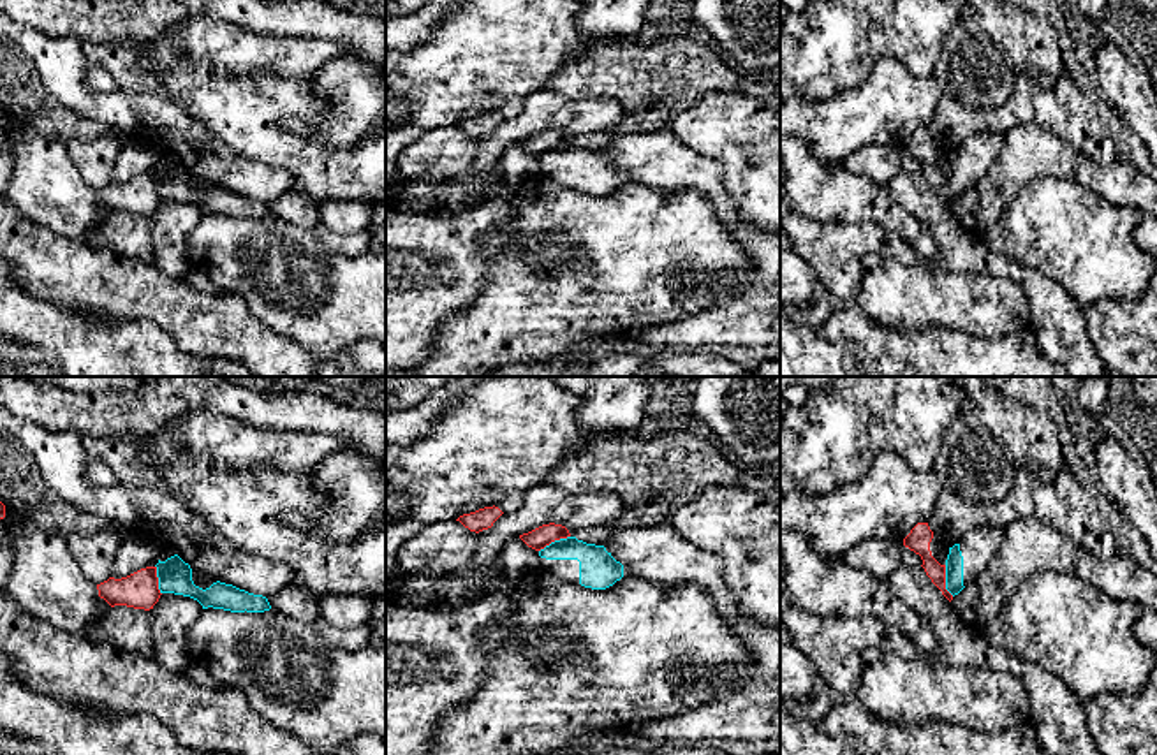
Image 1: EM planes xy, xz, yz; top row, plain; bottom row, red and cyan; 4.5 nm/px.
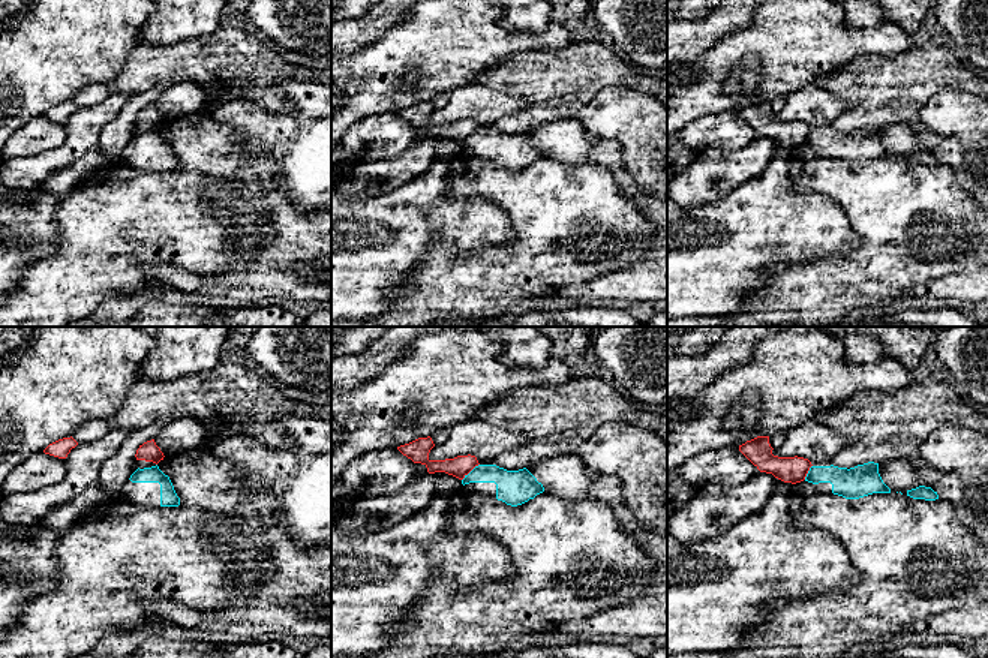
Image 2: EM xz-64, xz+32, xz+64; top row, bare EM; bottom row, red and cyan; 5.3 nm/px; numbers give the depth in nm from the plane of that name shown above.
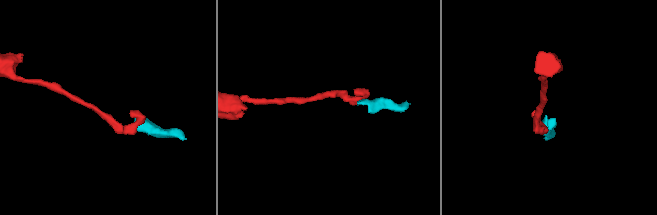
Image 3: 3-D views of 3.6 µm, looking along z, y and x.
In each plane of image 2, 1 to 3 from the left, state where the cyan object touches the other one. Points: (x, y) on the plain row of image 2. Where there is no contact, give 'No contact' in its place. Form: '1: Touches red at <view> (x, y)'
1: No contact
2: Touches red at xz+32 (470, 135)
3: Touches red at xz+64 (807, 137)

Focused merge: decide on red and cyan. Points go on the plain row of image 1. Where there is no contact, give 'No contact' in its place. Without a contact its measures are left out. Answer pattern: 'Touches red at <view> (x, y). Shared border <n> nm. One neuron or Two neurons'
Touches red at xz (553, 146). Shared border 160 nm. Two neurons

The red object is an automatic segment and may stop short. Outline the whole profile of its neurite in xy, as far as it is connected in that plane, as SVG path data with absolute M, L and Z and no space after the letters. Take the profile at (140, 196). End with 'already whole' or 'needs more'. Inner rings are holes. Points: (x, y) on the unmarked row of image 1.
M157 172L141 174L127 183L97 190L99 202L111 213L127 211L134 215L150 216L160 204Z; already whole

